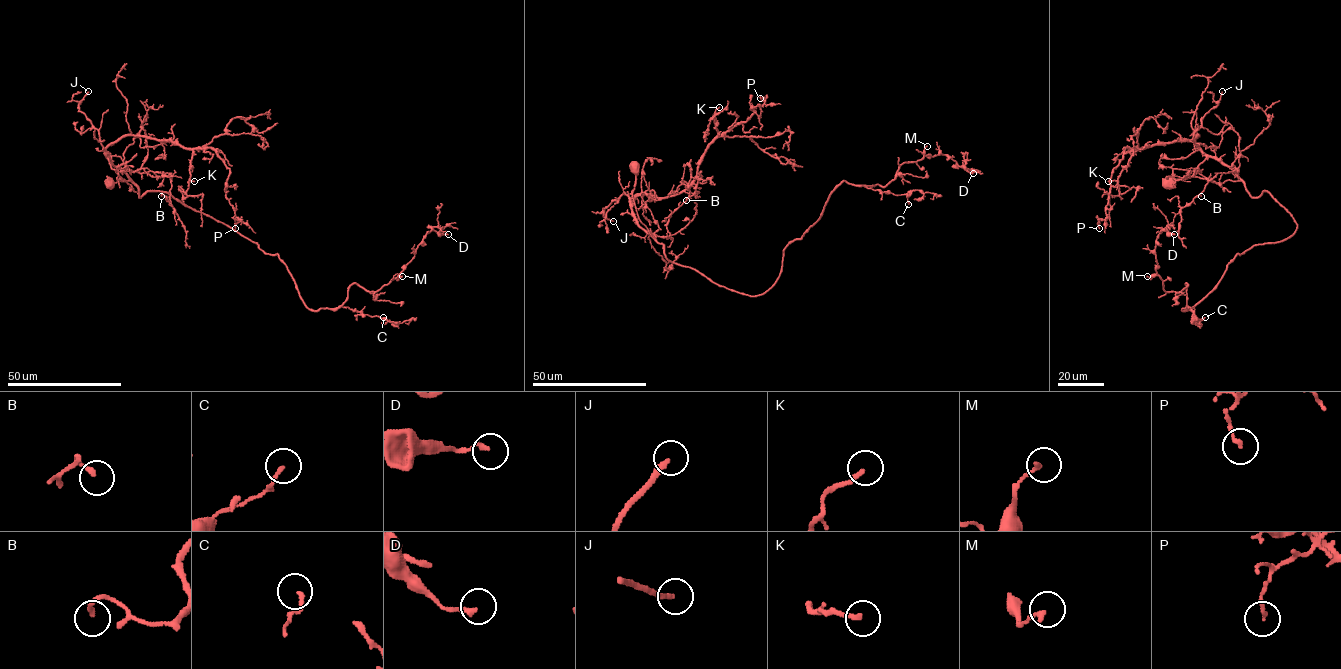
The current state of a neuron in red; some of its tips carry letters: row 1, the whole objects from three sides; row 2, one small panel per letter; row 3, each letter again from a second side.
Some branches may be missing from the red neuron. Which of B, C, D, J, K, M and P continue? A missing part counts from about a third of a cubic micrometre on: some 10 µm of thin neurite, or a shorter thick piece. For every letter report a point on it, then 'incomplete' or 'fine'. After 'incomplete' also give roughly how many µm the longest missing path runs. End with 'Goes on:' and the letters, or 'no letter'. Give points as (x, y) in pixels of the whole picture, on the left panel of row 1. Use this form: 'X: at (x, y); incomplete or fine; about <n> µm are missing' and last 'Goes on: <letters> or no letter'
B: at (161, 196); fine
C: at (383, 317); fine
D: at (448, 234); fine
J: at (88, 91); incomplete; about 20 µm are missing
K: at (194, 181); fine
M: at (402, 276); fine
P: at (235, 228); fine
Goes on: J

